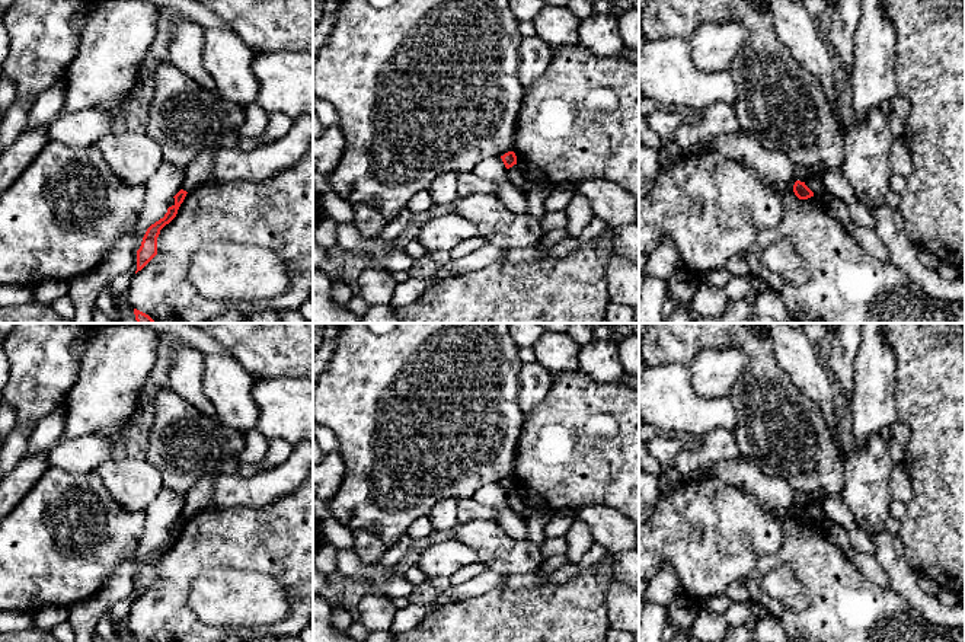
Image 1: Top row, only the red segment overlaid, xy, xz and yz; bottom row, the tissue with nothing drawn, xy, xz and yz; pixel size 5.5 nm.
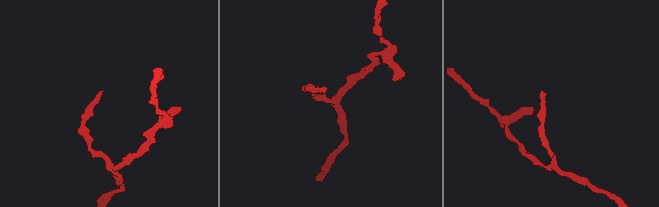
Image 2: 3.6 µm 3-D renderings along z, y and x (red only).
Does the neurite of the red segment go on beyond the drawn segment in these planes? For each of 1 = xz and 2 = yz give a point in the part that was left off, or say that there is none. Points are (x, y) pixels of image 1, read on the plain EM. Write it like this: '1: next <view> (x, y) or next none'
1: next none
2: next none

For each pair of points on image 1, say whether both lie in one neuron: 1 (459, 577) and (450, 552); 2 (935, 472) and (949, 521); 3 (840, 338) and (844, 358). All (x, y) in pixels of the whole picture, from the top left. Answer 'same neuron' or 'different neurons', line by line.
1: different neurons
2: same neuron
3: same neuron

